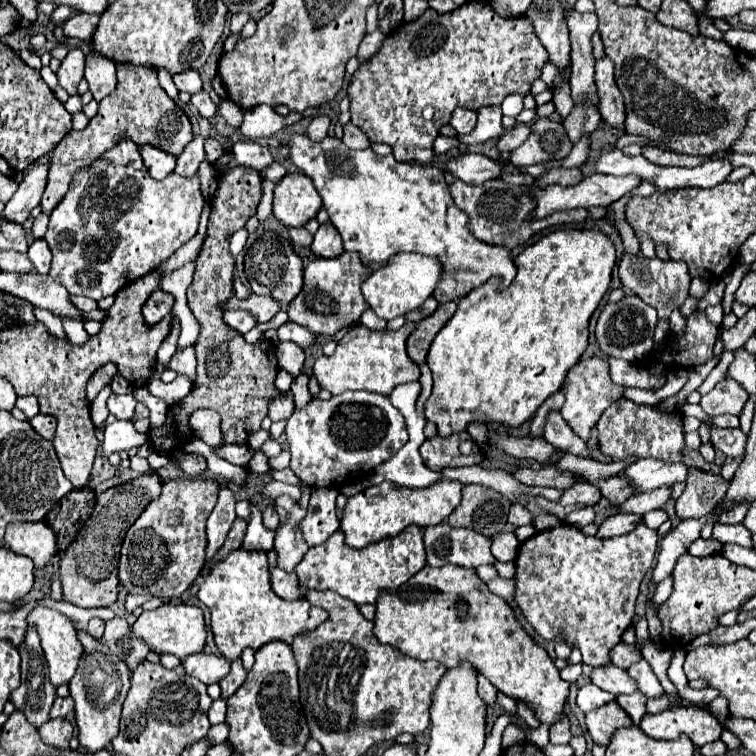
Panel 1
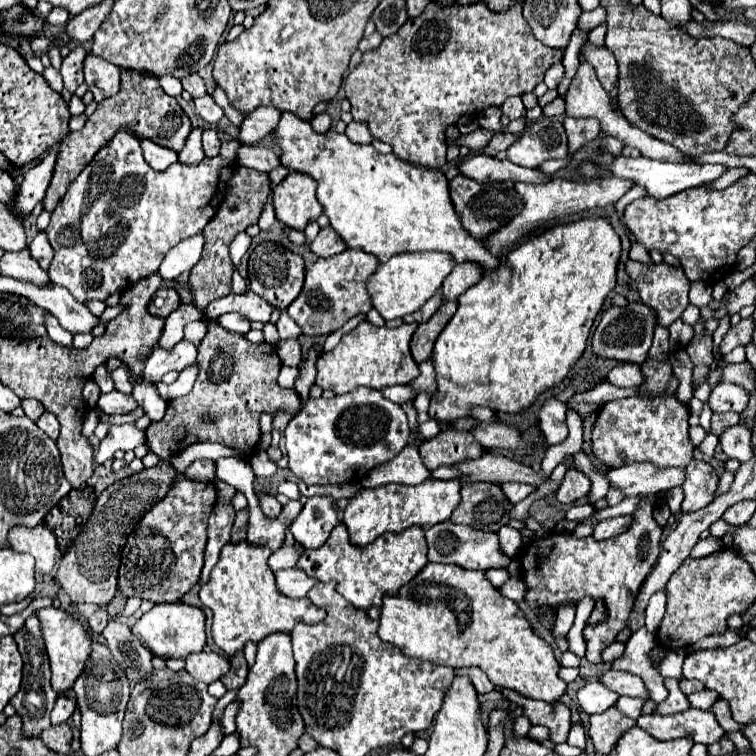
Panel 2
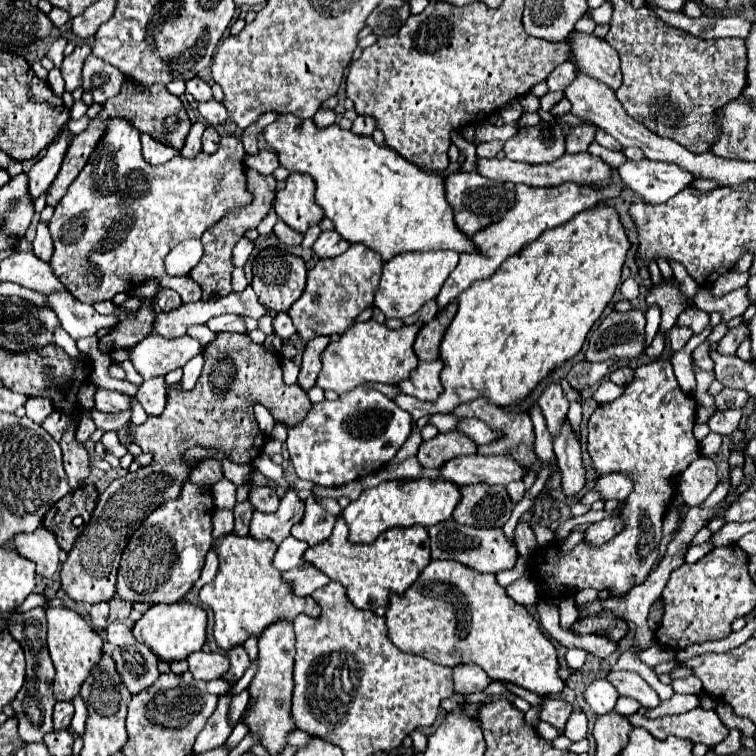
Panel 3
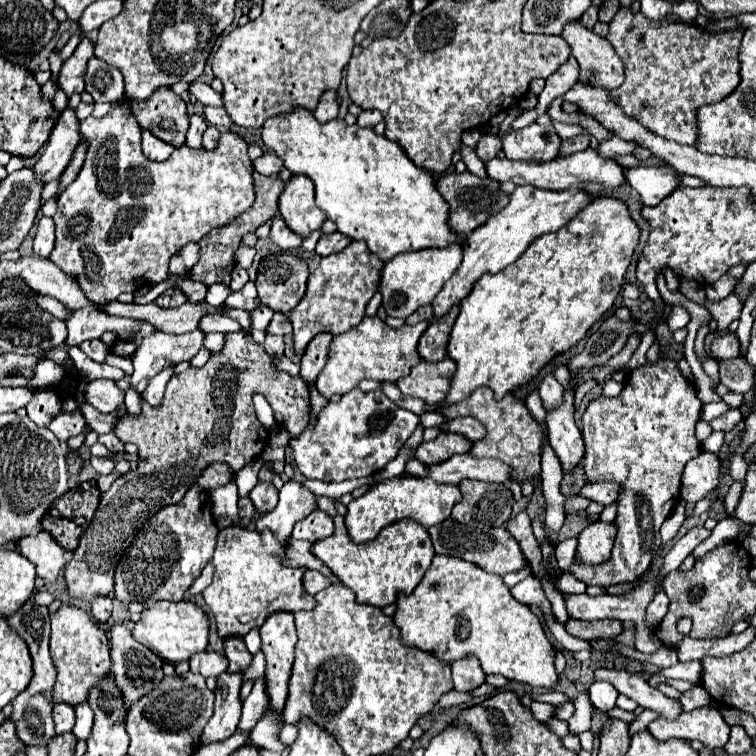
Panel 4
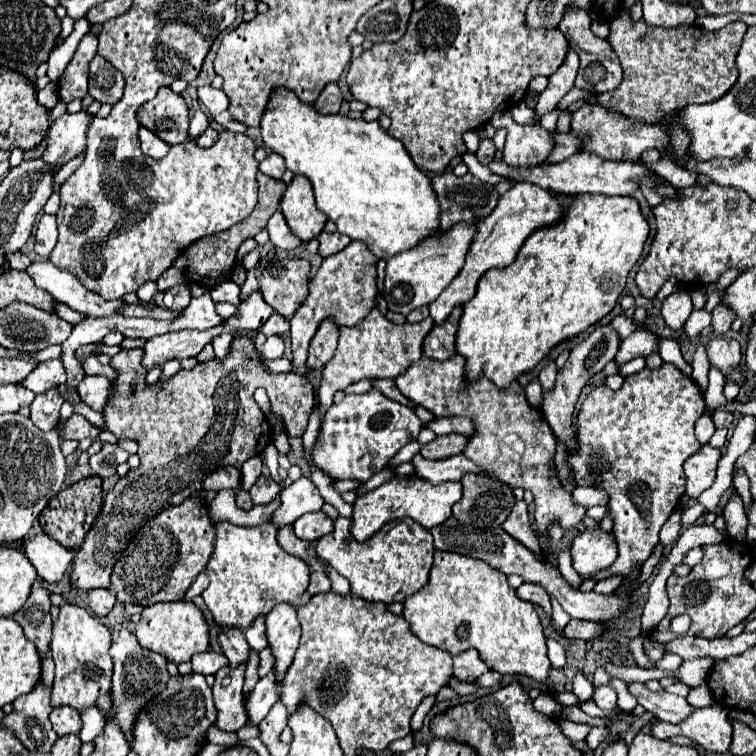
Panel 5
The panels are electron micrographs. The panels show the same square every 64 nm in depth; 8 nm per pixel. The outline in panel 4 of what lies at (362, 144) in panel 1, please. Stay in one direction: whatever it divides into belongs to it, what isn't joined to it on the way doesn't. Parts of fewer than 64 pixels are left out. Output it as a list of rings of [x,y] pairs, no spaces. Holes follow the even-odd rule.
[[[363,110],[357,117],[356,123],[361,128],[375,126],[383,119],[382,114],[377,110]]]

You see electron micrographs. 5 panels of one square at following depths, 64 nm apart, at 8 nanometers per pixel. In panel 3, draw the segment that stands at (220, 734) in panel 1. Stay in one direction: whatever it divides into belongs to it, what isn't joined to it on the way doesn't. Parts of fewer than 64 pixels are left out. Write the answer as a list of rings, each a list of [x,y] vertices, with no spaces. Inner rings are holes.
[[[248,689],[243,690],[238,695],[234,696],[230,704],[230,723],[232,726],[241,718],[243,712],[245,711],[248,701],[249,701],[249,692]]]

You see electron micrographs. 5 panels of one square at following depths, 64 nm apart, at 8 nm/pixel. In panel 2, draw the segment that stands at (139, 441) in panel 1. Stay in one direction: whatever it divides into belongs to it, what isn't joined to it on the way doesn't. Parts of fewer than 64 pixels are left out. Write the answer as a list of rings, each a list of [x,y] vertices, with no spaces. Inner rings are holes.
[[[120,424],[120,426],[112,426],[108,436],[100,442],[98,454],[95,454],[95,462],[101,465],[102,462],[110,460],[114,456],[116,450],[134,450],[136,446],[140,446],[144,442],[144,432],[138,430],[134,424]]]

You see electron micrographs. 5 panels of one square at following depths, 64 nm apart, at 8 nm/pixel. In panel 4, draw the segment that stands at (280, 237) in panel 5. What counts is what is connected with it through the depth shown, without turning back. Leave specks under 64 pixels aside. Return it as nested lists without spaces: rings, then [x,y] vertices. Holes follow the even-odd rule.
[[[274,216],[272,218],[272,230],[270,230],[270,238],[282,248],[282,250],[292,250],[292,248],[300,248],[302,246],[302,238],[298,234],[294,234],[282,220],[282,216]]]

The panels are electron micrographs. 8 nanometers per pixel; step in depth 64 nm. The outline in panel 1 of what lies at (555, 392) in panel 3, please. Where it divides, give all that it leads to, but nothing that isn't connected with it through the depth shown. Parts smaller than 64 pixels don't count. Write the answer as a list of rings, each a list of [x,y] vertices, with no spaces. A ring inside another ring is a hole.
[[[550,410],[546,416],[546,424],[544,424],[544,440],[550,442],[554,448],[566,450],[570,454],[576,456],[590,456],[586,450],[586,442],[580,440],[580,436],[576,436],[568,424],[564,424],[564,418],[560,416],[560,410]]]

